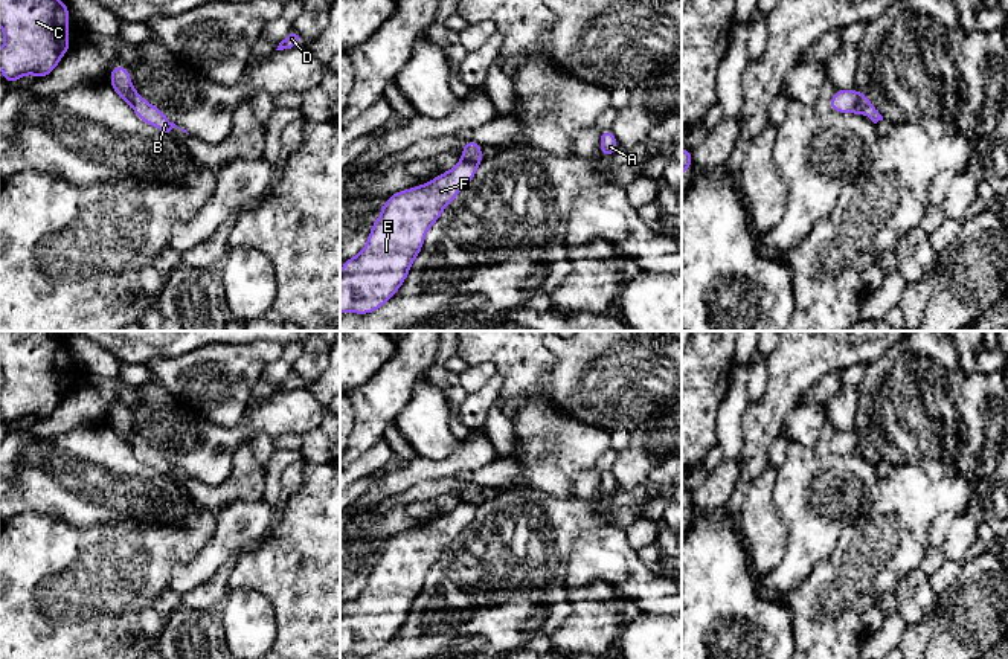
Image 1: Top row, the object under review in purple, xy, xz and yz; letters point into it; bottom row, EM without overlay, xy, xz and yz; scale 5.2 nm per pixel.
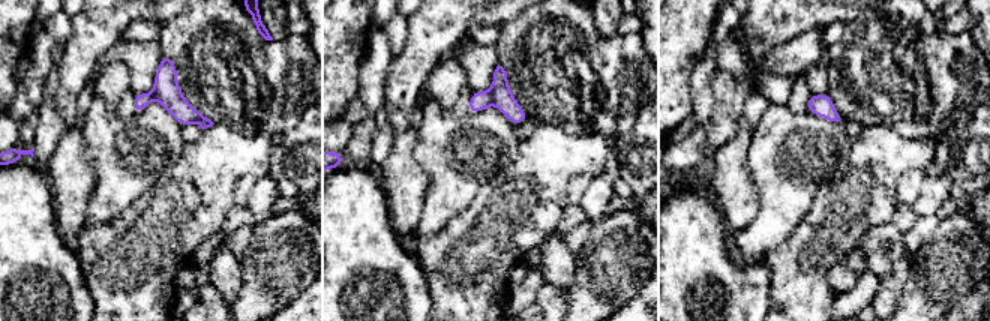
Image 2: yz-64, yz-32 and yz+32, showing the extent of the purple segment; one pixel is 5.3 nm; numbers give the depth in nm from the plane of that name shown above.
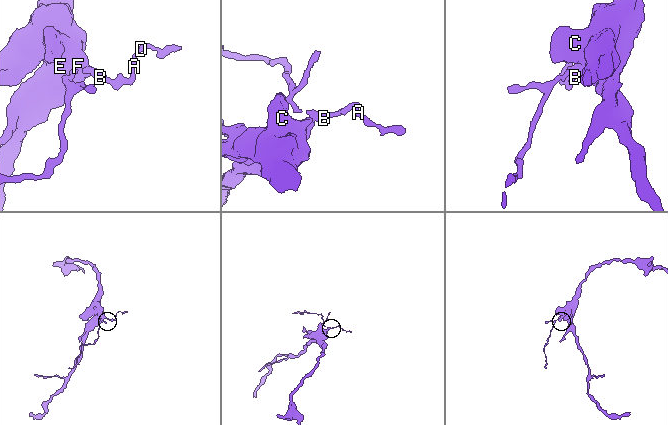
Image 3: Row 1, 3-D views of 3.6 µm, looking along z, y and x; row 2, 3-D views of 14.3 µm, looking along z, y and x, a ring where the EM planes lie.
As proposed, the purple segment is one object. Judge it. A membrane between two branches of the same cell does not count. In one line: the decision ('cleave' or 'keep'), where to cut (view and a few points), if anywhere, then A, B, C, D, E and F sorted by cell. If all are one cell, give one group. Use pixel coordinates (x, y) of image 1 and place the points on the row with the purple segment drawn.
cleave | yz (856, 90), (859, 109), (863, 113) | A B D / C E F

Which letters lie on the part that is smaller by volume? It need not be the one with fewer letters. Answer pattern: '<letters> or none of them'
A, B, D

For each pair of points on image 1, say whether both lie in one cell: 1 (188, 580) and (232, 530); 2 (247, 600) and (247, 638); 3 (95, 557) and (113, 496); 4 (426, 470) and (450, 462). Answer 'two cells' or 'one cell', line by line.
1: one cell
2: one cell
3: two cells
4: one cell

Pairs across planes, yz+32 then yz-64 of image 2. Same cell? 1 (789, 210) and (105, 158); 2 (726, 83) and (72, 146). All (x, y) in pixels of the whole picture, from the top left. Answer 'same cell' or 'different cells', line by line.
1: same cell
2: different cells

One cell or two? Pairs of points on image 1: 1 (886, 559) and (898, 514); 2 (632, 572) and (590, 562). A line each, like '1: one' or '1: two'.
1: one
2: one

